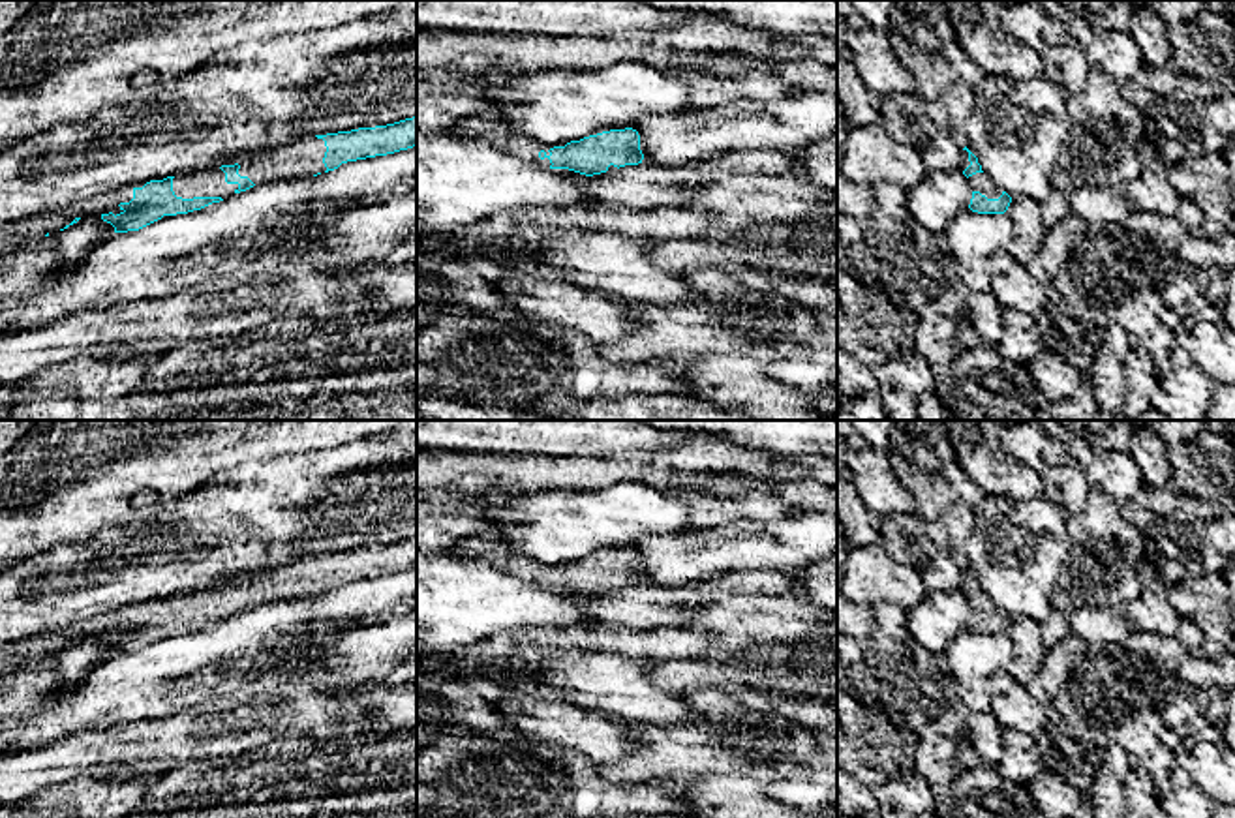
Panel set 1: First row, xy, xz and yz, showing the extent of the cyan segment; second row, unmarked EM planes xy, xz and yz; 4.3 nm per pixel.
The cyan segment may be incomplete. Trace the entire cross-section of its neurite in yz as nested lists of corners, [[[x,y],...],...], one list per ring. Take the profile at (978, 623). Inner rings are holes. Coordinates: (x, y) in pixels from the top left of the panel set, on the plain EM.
[[[965,567],[968,572],[970,585],[963,591],[972,608],[972,619],[968,629],[978,634],[1004,634],[1012,623],[1012,617],[1002,612],[978,583],[978,578]]]

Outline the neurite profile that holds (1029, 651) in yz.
[[[1014,615],[1006,634],[1014,642],[1014,659],[1006,672],[1029,687],[1047,651],[1040,638],[1040,623],[1027,615]]]

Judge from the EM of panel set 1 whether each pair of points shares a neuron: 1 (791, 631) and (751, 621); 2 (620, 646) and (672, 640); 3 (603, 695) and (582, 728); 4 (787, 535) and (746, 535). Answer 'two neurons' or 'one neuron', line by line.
1: one neuron
2: one neuron
3: two neurons
4: one neuron

